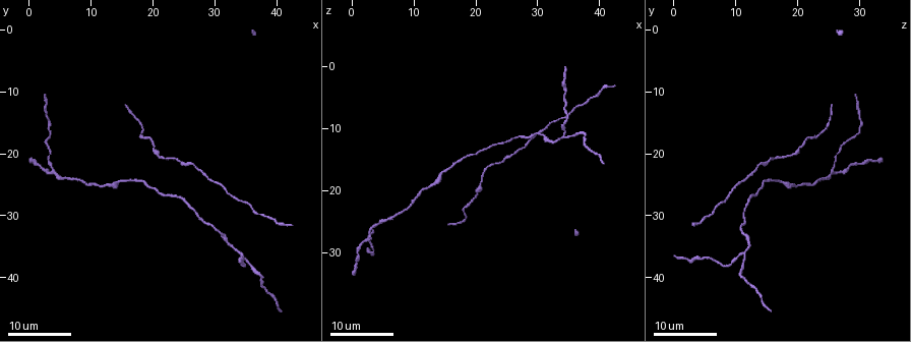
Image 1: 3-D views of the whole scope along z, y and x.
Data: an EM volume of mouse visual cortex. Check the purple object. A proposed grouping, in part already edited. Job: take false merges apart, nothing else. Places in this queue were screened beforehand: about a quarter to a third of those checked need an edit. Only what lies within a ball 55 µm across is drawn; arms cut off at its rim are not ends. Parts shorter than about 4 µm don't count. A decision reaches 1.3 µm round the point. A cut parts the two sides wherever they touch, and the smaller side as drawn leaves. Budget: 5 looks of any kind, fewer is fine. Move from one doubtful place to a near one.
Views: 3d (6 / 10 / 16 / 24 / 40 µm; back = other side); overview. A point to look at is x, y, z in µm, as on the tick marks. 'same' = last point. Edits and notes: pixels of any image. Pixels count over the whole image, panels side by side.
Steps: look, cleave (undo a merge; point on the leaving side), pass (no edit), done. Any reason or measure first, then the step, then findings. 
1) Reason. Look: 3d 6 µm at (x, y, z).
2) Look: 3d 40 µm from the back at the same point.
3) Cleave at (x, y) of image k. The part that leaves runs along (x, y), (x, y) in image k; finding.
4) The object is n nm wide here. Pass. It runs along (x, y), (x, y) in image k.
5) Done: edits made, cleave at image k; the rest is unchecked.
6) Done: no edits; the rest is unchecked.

Two arms in line, one across. Look: 3d 24 µm at (3.5, 23.0, 25.5).

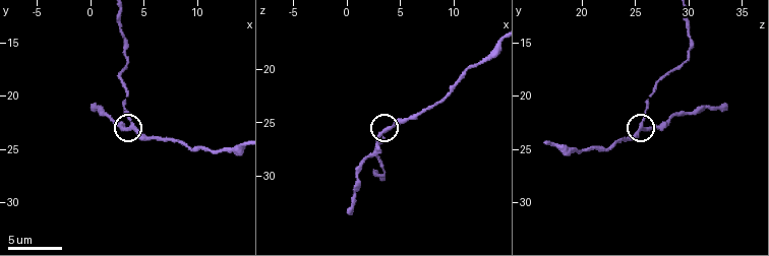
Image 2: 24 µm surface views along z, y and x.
Zoom in. Look: 3d 6 µm at (3.8, 22.8, 25.6).

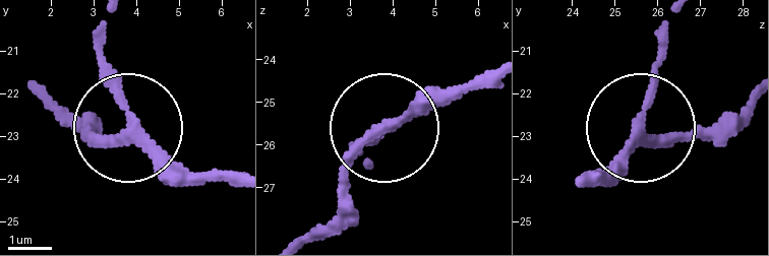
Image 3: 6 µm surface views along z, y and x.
Look: 3d 6 µm from the back at (3.85, 22.85, 25.60).

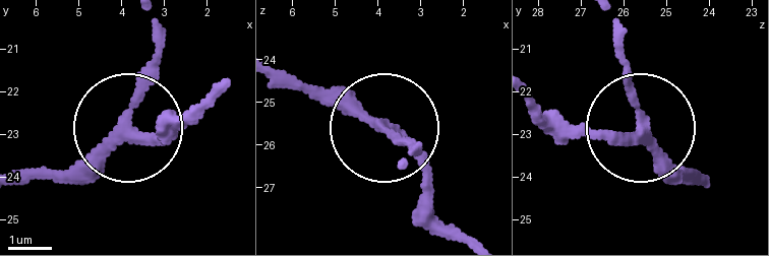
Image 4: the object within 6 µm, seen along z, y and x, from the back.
The object is 210 nm wide here. Pass. It runs along (699, 178), (637, 130), (556, 130) in image 4; one neuron here.

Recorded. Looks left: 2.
Narrows sharply. Look: 3d 24 µm at (20.0, 25.5, 14.5).

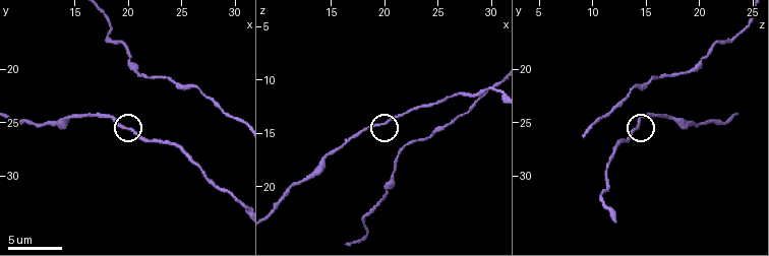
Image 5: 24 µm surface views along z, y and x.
Look: 3d 10 µm at (20.2, 25.6, 14.2).

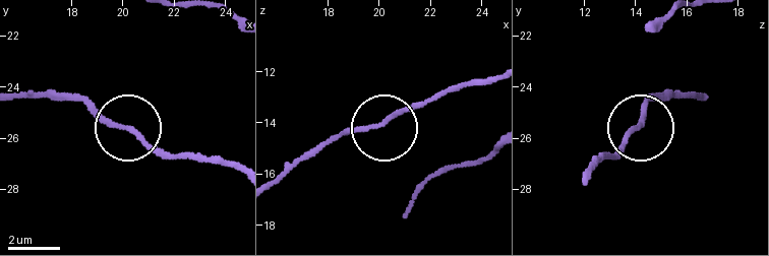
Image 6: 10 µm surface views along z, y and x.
Pass. Continuous, no second neuron.

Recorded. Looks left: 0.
Done: no edits; the rest is unchecked.

